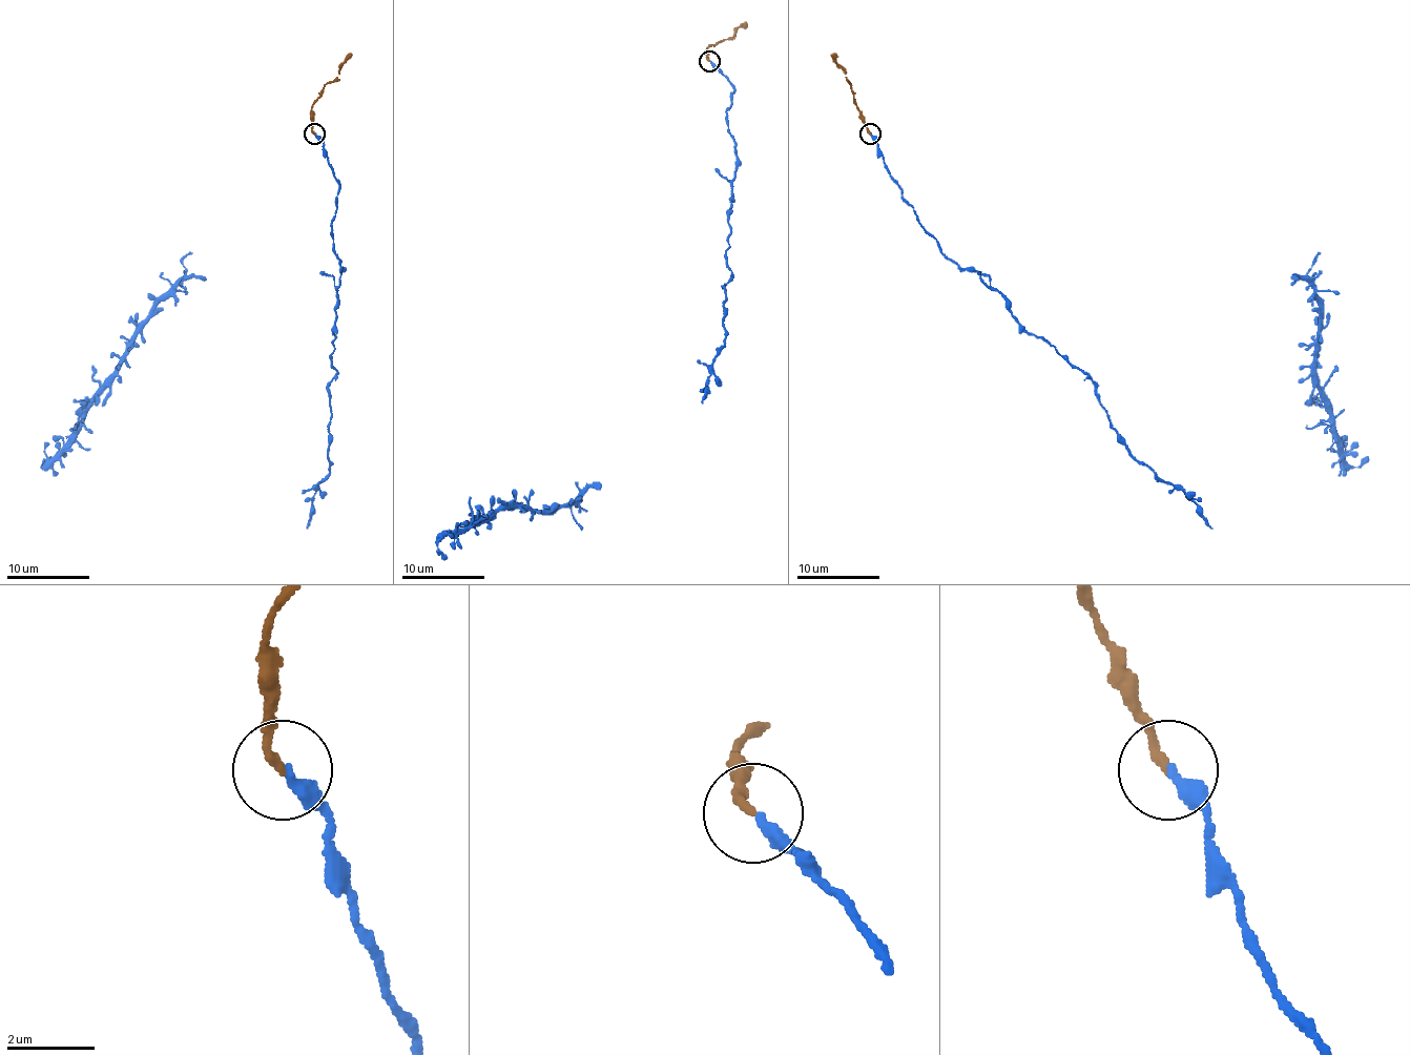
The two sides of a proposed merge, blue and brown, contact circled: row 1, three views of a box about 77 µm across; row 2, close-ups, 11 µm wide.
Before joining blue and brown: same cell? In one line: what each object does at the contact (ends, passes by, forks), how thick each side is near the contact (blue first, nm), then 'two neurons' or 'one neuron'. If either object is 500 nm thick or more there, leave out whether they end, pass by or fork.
blue ends; brown ends; calibres 300 and 200 nm; one neuron

